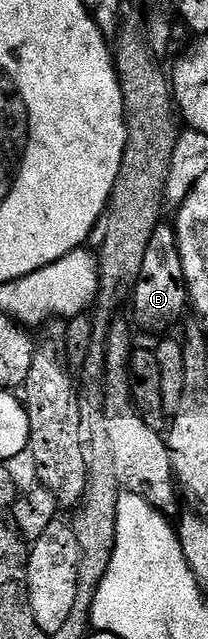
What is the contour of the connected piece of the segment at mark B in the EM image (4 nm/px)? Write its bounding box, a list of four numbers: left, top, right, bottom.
[132,223,188,335]

